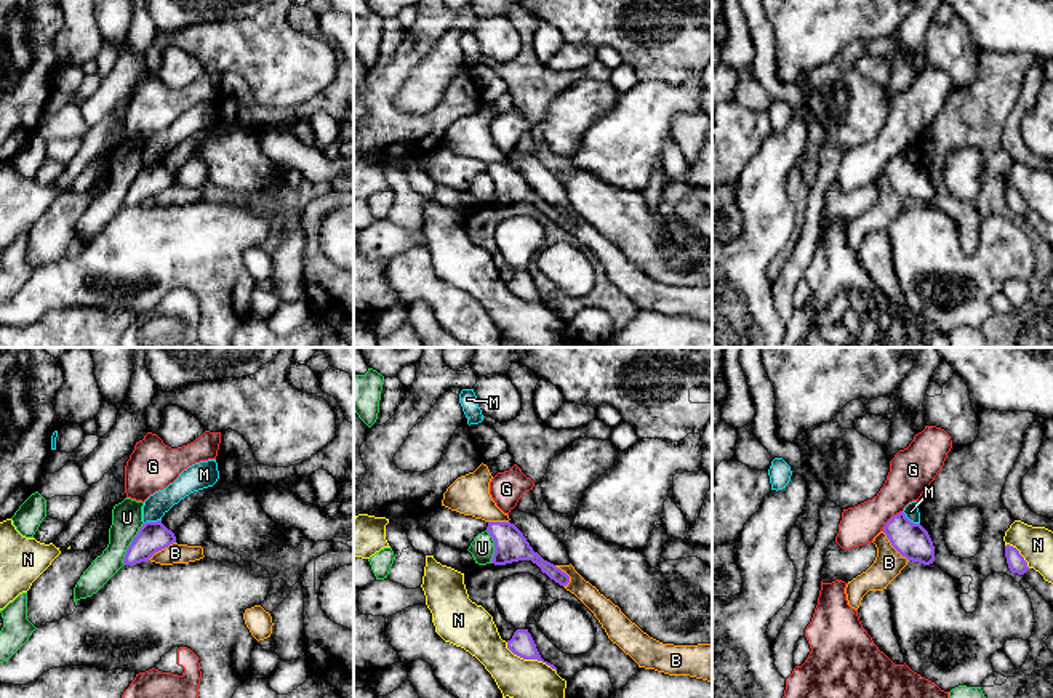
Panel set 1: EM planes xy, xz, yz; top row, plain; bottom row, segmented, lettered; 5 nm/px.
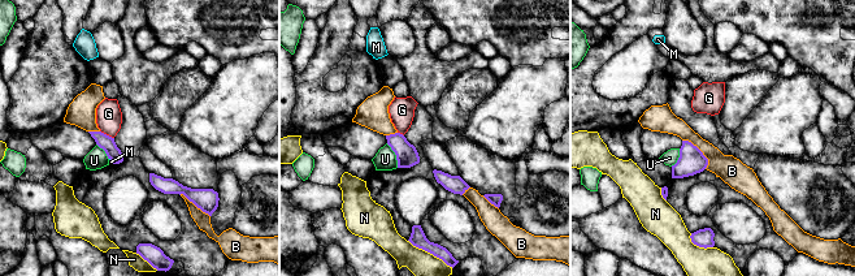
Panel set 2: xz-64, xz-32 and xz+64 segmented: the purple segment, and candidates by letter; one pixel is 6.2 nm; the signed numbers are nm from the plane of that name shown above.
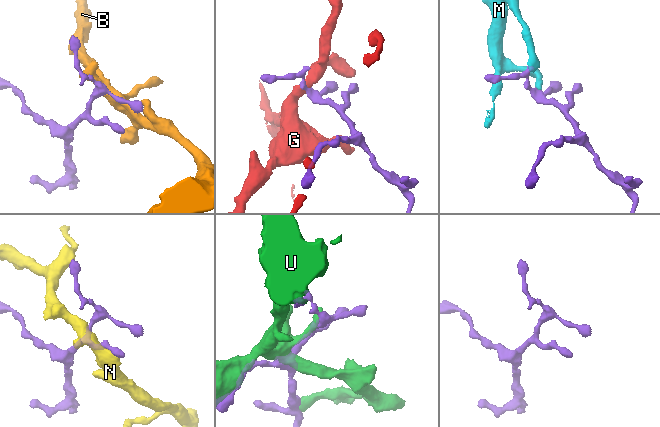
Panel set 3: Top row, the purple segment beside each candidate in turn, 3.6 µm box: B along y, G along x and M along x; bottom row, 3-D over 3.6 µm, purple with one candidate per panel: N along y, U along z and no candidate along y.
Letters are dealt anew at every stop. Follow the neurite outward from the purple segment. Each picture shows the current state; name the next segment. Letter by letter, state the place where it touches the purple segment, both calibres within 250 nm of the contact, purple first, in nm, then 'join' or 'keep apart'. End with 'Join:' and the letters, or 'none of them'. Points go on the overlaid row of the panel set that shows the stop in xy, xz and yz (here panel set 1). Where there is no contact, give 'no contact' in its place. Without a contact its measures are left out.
B: meets purple in yz at (895, 548); 180 nm thick on the purple side, 140 nm on the other; keep apart
G: meets purple in yz at (890, 519); 180 nm thick on the purple side, 220 nm on the other; keep apart
M: meets purple in yz at (909, 521); 180 nm thick on the purple side, 70 nm on the other; keep apart
N: meets purple in xz at (530, 658); 120 nm thick on the purple side, 200 nm on the other; keep apart
U: meets purple in xy at (132, 543); 160 nm thick on the purple side, 160 nm on the other; keep apart
Join: none of them

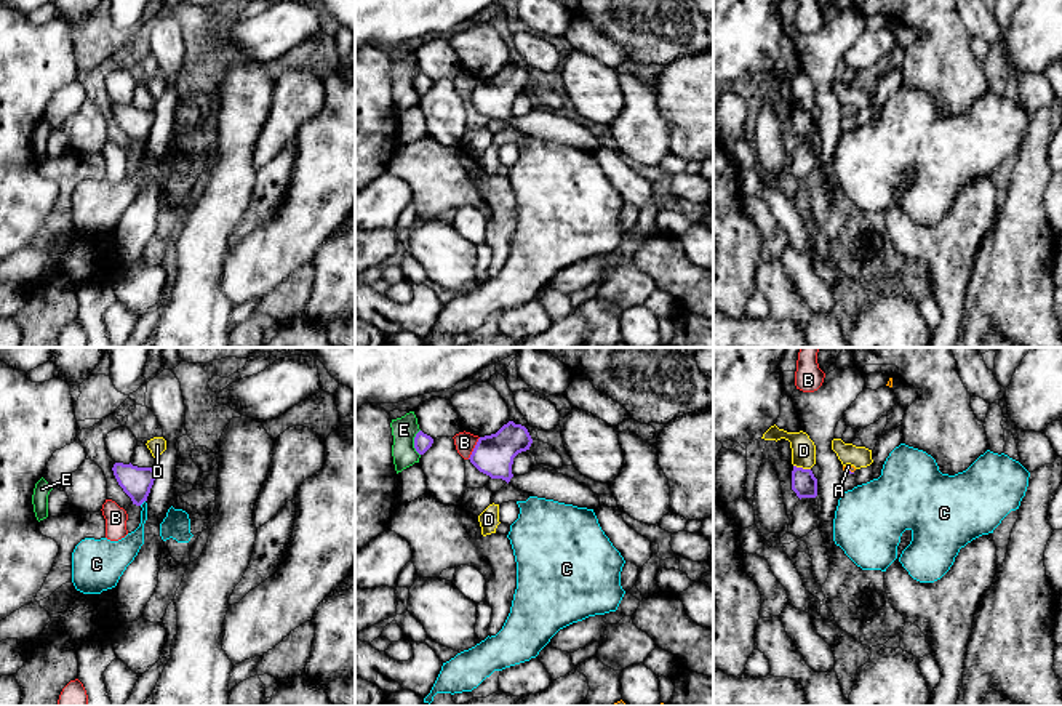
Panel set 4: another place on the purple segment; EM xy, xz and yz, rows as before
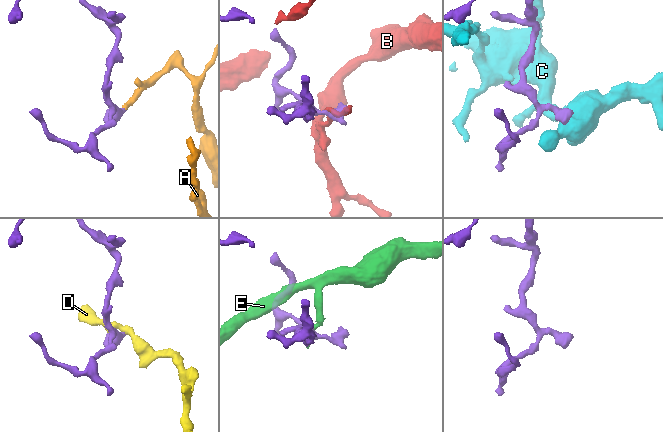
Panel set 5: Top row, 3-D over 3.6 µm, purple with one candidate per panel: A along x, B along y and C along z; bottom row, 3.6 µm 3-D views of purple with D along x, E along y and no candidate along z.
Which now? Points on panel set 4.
A: meets purple in yz at (850, 471); 20 nm thick on the purple side, 30 nm on the other; join
B: meets purple in xz at (474, 449); 200 nm thick on the purple side, 100 nm on the other; keep apart
C: meets purple in xy at (141, 503); 160 nm thick on the purple side, 120 nm on the other; keep apart
D: meets purple in yz at (802, 468); 130 nm thick on the purple side, 130 nm on the other; keep apart
E: meets purple in xz at (415, 442); 90 nm thick on the purple side, 130 nm on the other; keep apart
Join: A

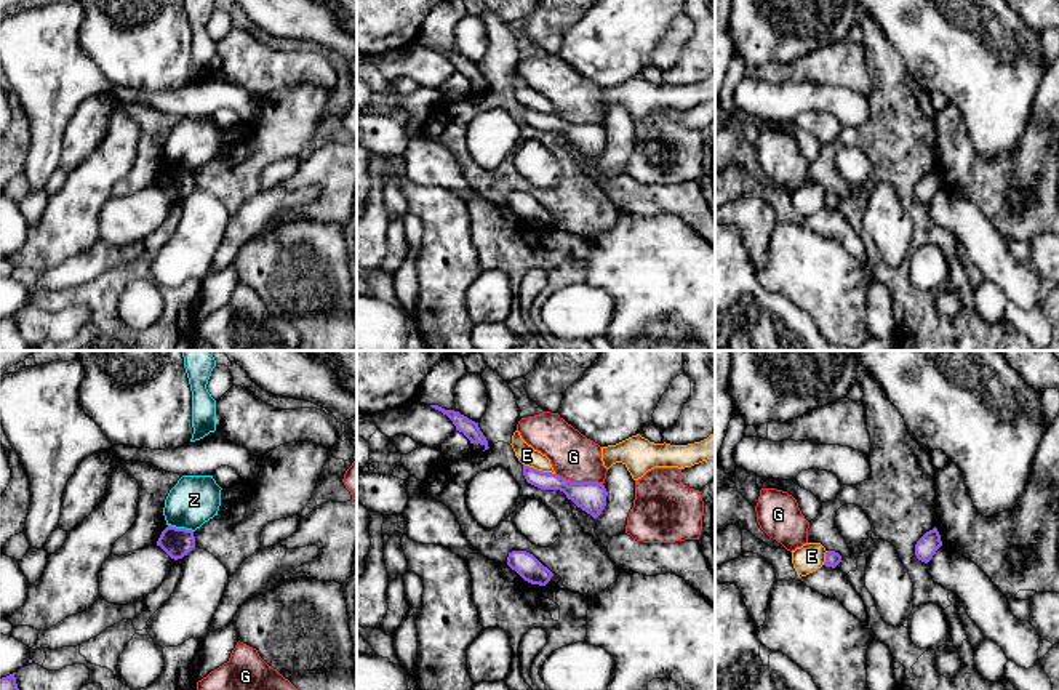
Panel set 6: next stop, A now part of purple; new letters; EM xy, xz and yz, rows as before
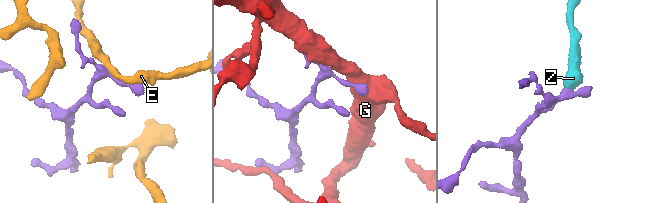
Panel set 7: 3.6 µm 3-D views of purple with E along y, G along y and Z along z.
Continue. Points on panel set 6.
E: meets purple in xz at (539, 471); 130 nm thick on the purple side, 100 nm on the other; keep apart
G: meets purple in xz at (579, 482); 160 nm thick on the purple side, 240 nm on the other; keep apart
Z: meets purple in xy at (181, 529); 150 nm thick on the purple side, 240 nm on the other; keep apart
Join: none of them

